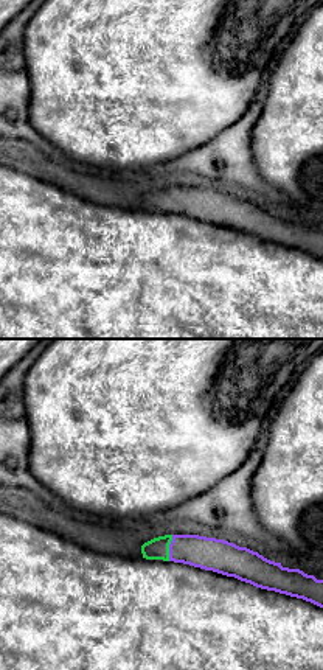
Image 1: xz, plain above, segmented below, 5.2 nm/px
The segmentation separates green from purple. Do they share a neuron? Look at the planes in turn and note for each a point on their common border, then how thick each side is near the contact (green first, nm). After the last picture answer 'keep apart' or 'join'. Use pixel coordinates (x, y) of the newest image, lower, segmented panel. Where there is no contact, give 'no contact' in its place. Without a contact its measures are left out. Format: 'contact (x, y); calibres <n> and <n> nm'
contact (168, 547); calibres 110 and 170 nm

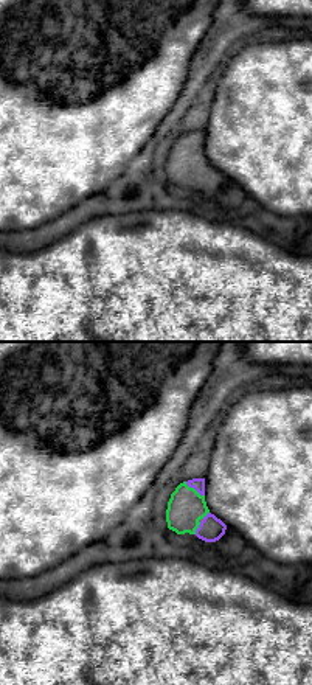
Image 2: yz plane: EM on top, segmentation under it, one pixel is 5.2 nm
contact (193, 488); calibres 190 and 60 nm

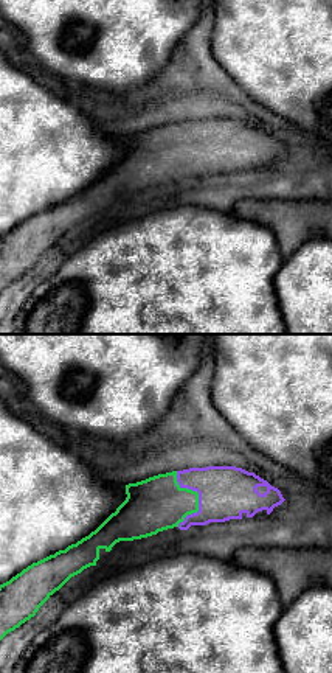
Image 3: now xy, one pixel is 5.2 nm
contact (197, 496); calibres 280 and 280 nm

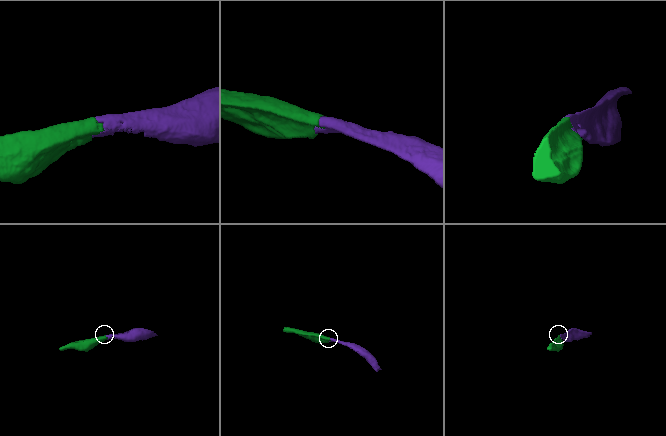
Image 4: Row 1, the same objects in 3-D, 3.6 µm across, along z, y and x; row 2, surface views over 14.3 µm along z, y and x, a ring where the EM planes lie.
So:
join

